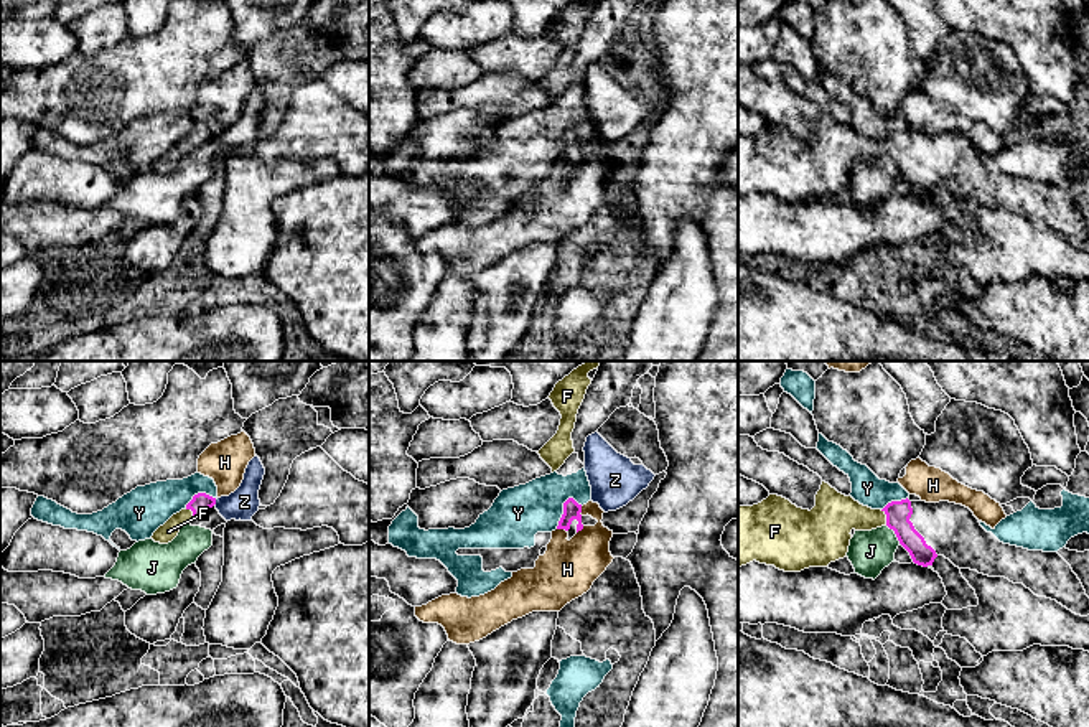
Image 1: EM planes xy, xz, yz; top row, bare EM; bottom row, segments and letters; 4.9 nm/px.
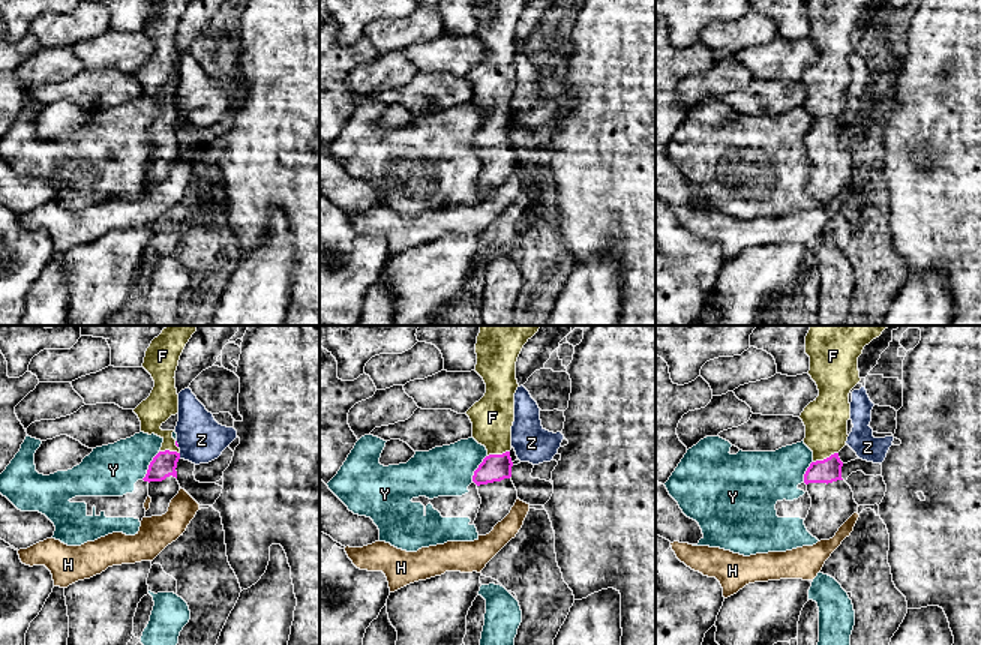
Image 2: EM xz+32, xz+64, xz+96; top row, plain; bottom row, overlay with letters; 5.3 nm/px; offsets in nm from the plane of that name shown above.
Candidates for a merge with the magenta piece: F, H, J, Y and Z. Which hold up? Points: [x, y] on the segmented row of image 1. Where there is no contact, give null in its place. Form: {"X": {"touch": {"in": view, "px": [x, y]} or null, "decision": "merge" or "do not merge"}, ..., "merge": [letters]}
{"F": {"touch": {"in": "yz", "px": [887, 518]}, "decision": "merge"}, "H": {"touch": {"in": "xz", "px": [580, 511]}, "decision": "do not merge"}, "J": {"touch": {"in": "yz", "px": [895, 533]}, "decision": "do not merge"}, "Y": {"touch": {"in": "xz", "px": [564, 511]}, "decision": "do not merge"}, "Z": {"touch": {"in": "xy", "px": [214, 503]}, "decision": "do not merge"}, "merge": ["F"]}

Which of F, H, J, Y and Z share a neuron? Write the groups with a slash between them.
F / H / J Z / Y

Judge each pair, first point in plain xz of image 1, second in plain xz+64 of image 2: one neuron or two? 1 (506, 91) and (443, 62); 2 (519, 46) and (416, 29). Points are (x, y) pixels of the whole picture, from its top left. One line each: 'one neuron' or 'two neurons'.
1: two neurons
2: two neurons

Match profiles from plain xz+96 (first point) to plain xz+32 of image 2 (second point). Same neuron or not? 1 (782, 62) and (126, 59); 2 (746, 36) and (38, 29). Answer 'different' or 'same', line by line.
1: same
2: same

